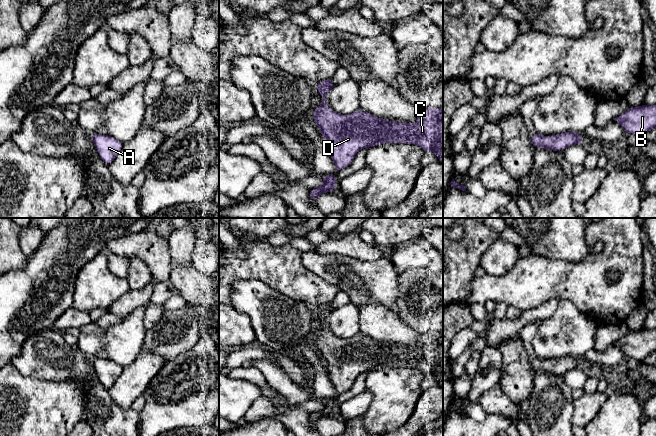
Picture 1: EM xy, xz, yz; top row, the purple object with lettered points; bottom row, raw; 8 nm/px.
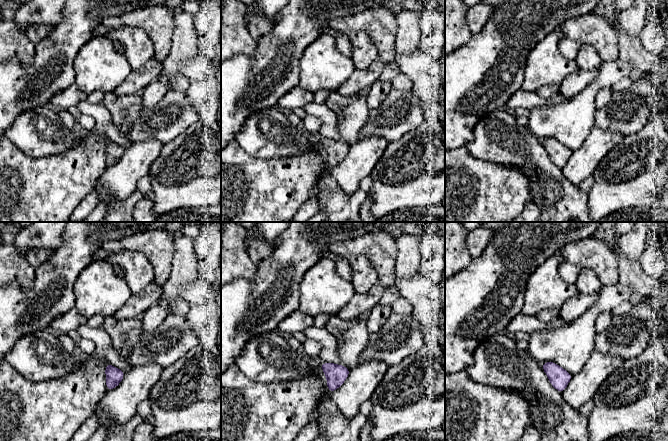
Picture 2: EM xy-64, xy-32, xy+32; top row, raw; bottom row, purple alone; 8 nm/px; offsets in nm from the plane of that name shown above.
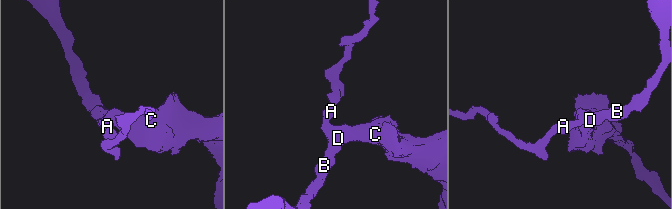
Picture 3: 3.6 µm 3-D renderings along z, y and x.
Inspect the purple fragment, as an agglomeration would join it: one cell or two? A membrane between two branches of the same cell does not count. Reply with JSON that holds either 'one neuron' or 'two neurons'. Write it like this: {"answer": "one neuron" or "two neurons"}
{"answer": "one neuron"}

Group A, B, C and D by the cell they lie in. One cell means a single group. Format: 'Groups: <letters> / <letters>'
Groups: A B C D

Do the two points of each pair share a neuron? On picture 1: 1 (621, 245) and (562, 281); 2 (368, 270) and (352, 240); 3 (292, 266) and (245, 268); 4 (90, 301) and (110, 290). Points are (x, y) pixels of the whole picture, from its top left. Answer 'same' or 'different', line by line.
1: same
2: different
3: same
4: same

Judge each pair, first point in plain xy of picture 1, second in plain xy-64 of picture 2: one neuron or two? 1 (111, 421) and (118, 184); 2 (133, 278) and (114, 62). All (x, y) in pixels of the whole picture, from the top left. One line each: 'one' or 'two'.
1: two
2: two

